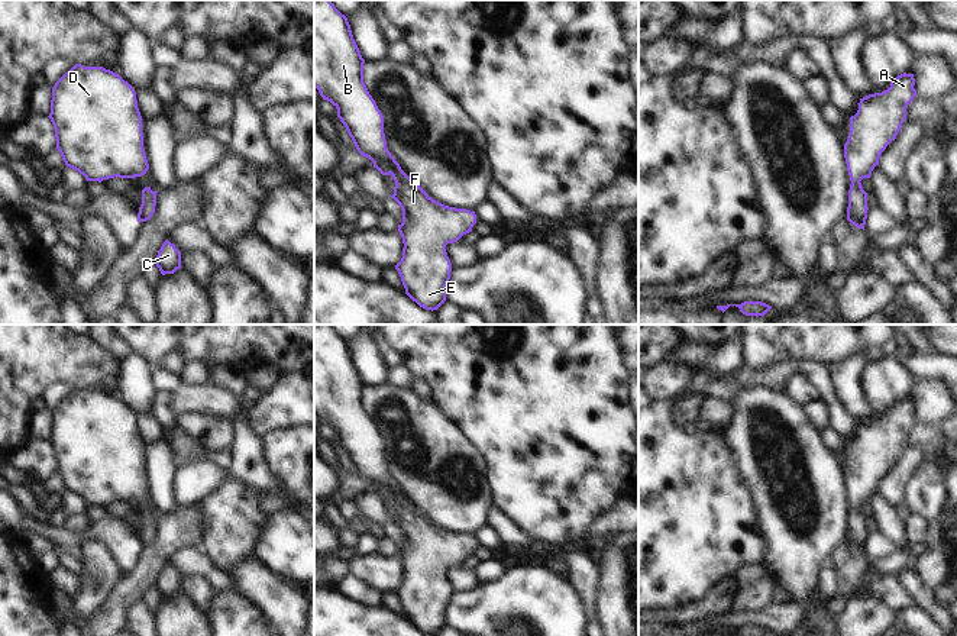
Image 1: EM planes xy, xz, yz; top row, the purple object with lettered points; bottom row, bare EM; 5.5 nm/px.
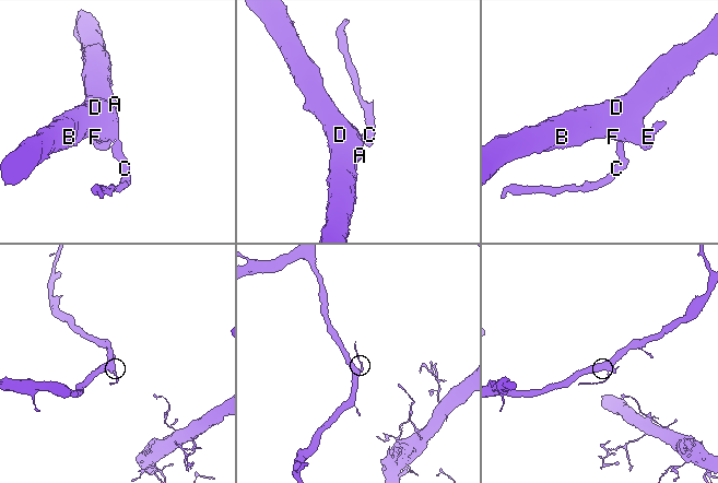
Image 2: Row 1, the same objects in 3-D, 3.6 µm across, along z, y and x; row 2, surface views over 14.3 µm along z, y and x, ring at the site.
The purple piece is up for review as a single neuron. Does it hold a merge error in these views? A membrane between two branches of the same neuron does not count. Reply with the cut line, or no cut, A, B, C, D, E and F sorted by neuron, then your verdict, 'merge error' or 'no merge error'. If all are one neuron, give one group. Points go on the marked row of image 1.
cut none; groups A B C D E F; no merge error

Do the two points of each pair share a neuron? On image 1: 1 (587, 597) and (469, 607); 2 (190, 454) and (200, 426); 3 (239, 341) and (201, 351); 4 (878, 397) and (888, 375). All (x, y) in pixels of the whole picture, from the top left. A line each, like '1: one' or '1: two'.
1: two
2: two
3: one
4: one

